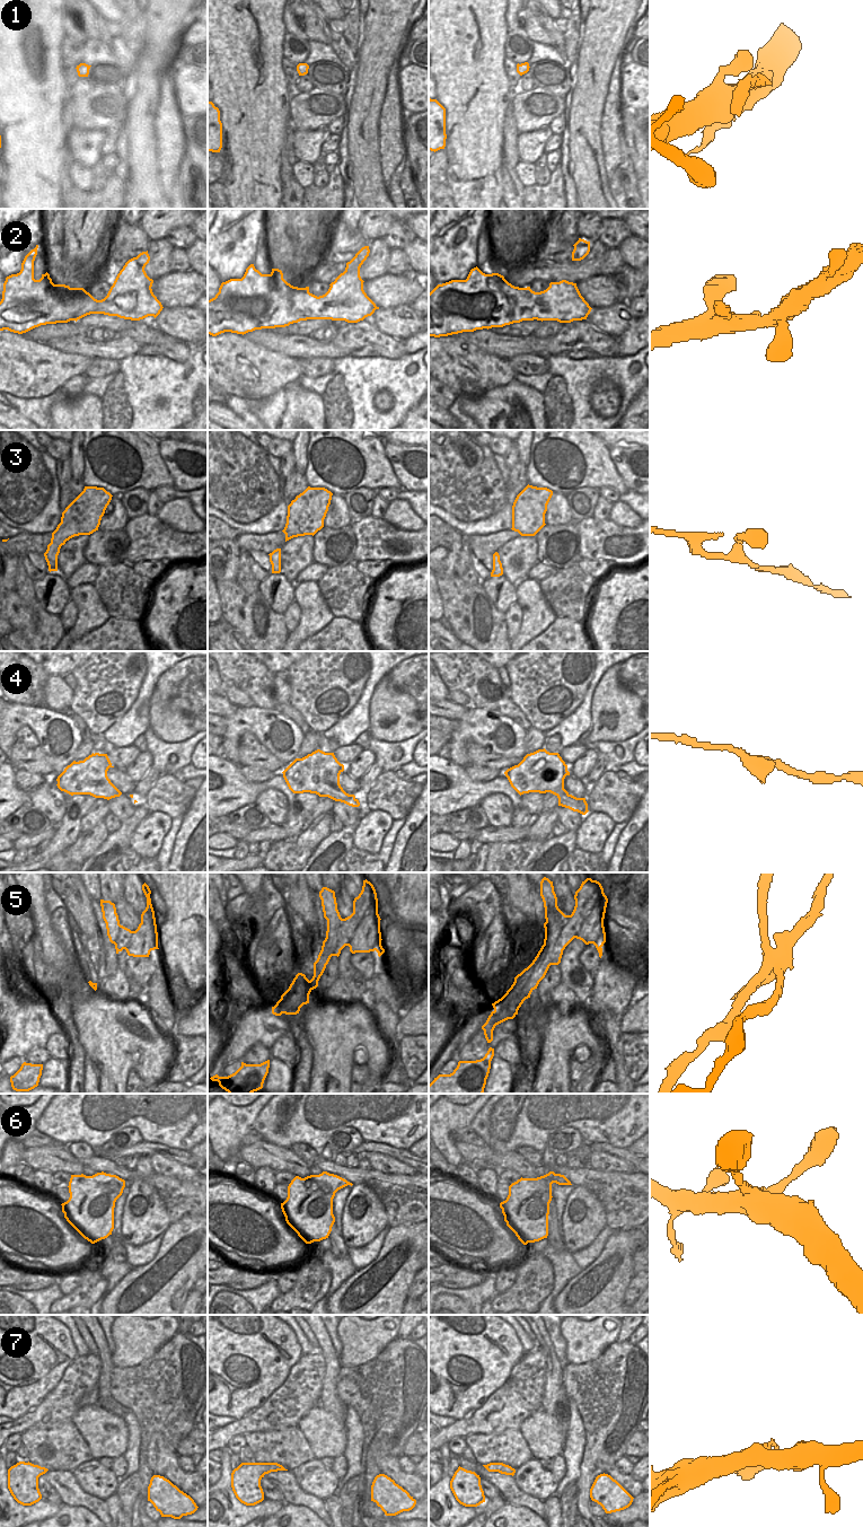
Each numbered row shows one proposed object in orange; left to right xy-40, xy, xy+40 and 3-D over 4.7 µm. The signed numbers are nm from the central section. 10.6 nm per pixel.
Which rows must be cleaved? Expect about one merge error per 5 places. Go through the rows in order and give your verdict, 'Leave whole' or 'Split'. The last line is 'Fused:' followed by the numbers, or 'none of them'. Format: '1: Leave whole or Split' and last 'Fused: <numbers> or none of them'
1: Split
2: Leave whole
3: Leave whole
4: Leave whole
5: Split
6: Leave whole
7: Leave whole
Fused: 1, 5

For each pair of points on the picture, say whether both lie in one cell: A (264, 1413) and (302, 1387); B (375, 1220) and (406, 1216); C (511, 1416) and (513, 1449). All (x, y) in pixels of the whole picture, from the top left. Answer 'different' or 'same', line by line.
A: same
B: different
C: different

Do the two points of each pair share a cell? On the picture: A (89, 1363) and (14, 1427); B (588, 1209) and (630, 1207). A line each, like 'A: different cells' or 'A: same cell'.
A: same cell
B: different cells

